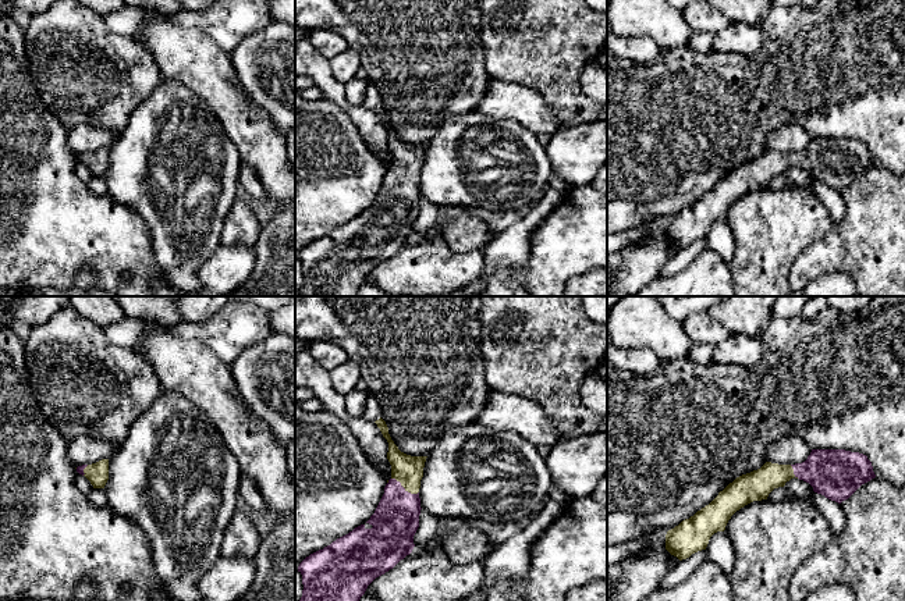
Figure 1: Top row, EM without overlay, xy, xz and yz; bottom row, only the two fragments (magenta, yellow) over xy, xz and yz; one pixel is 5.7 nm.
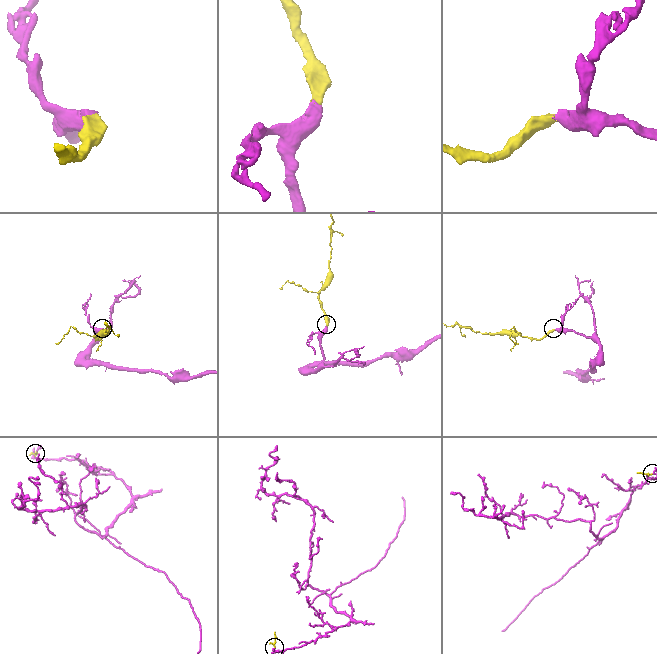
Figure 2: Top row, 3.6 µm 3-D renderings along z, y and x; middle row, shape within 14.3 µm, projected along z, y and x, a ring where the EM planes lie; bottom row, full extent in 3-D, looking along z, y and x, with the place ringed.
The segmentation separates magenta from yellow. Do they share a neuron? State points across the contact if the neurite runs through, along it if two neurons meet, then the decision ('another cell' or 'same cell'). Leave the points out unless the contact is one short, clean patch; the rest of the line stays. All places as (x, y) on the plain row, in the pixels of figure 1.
across xz (396, 207), (404, 177), (408, 159) | same cell

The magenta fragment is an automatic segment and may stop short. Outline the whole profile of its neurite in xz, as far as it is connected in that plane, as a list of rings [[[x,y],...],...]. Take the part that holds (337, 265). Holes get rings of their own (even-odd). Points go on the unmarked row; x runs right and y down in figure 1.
[[[375,110],[388,131],[387,147],[391,153],[391,167],[387,168],[384,182],[370,207],[330,234],[306,245],[298,255],[302,263],[302,285],[299,296],[356,296],[368,274],[379,264],[393,257],[409,243],[415,235],[414,224],[419,216],[420,186],[419,177],[427,145],[411,145],[398,138],[388,122],[386,110]]]

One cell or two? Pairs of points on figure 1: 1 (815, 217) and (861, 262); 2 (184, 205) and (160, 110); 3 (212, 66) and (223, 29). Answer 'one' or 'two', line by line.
1: two
2: one
3: two

